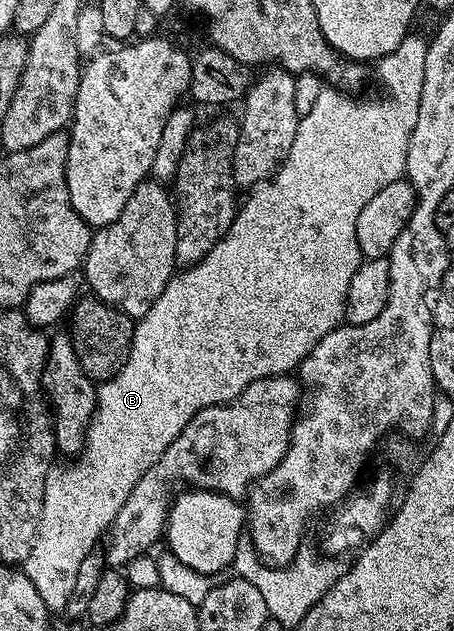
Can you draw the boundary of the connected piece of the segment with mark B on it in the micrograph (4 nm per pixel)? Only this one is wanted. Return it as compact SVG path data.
M408 35L386 57L378 58L376 68L378 68L378 81L382 84L382 89L386 92L386 97L358 97L362 95L351 95L337 87L323 87L320 95L316 98L316 103L307 114L299 116L296 139L292 139L292 151L282 164L278 166L274 176L269 181L263 181L261 185L255 185L249 190L250 198L241 202L240 208L235 212L232 227L218 240L216 247L204 255L195 265L185 266L181 271L175 272L170 281L164 287L164 291L152 303L152 307L147 313L137 318L134 326L134 338L132 339L132 351L126 356L124 367L120 367L120 375L116 375L110 381L101 382L97 386L98 403L94 407L94 414L90 420L90 425L86 429L86 441L82 445L82 452L77 458L75 465L61 465L55 463L48 471L46 482L44 483L44 495L42 496L42 513L38 517L38 534L34 536L32 551L24 563L24 571L28 579L40 591L40 599L44 599L46 608L51 611L65 610L68 603L68 595L72 591L72 583L76 583L76 571L80 571L80 563L89 553L95 552L94 545L103 540L104 534L109 530L110 525L116 519L120 507L132 495L132 487L140 483L140 479L148 470L160 459L160 455L188 427L188 423L201 409L207 409L213 405L226 405L232 399L236 399L256 379L265 377L280 377L297 370L302 360L310 355L310 352L328 335L332 330L343 324L346 315L346 296L348 295L348 283L352 283L352 275L356 275L358 266L362 264L364 258L360 251L360 243L356 239L356 219L360 219L360 211L364 211L364 203L380 191L380 187L388 187L388 183L396 183L403 180L406 172L406 156L408 155L408 139L416 127L416 115L420 107L420 91L424 87L424 55L428 44L427 38L414 37Z

